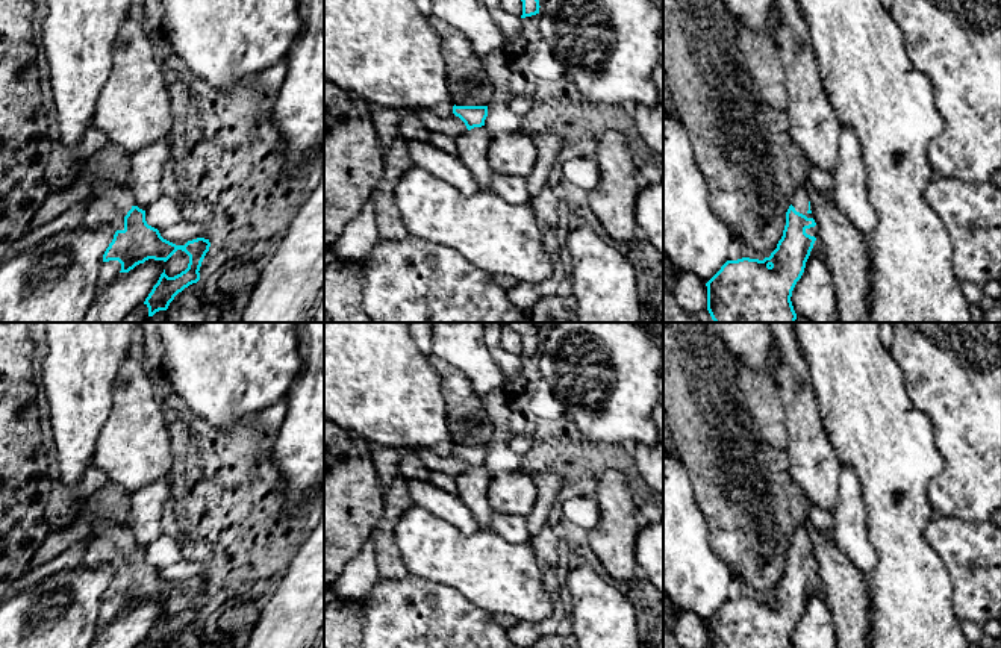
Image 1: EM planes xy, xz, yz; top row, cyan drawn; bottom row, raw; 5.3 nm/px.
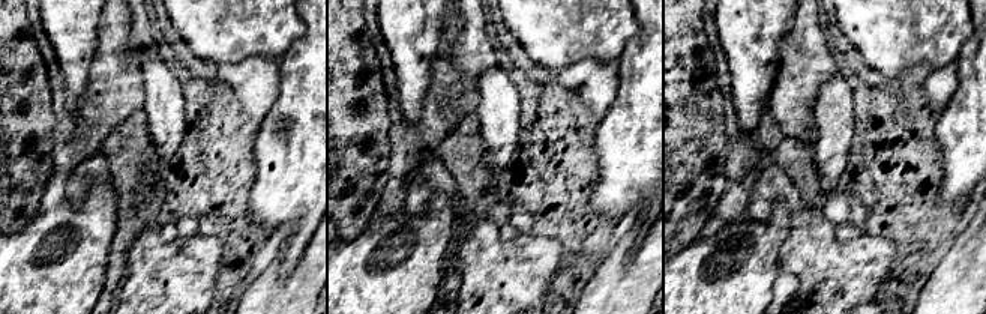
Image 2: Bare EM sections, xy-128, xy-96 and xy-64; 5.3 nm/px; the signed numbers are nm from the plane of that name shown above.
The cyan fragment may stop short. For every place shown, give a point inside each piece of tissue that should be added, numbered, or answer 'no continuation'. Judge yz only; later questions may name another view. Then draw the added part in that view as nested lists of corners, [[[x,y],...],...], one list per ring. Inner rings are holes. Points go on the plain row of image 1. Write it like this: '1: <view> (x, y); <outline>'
1: yz (800, 539); [[[804,527],[797,528],[797,531],[791,537],[791,544],[795,547],[797,551],[806,554],[807,557],[813,557],[812,553],[809,553],[809,534]]]

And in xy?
1: xy (108, 544); [[[109,518],[97,519],[86,539],[83,565],[91,569],[106,565],[124,569],[124,556],[136,545],[130,530],[126,525],[114,524]]]

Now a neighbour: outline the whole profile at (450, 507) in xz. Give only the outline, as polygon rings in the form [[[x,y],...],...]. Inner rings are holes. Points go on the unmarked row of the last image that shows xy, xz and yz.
[[[407,478],[407,492],[412,504],[450,522],[465,534],[480,530],[468,506],[456,495],[448,494],[426,480]]]

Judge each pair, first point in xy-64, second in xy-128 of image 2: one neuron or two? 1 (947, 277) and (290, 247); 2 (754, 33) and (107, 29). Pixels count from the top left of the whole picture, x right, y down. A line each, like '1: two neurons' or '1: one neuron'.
1: two neurons
2: two neurons

